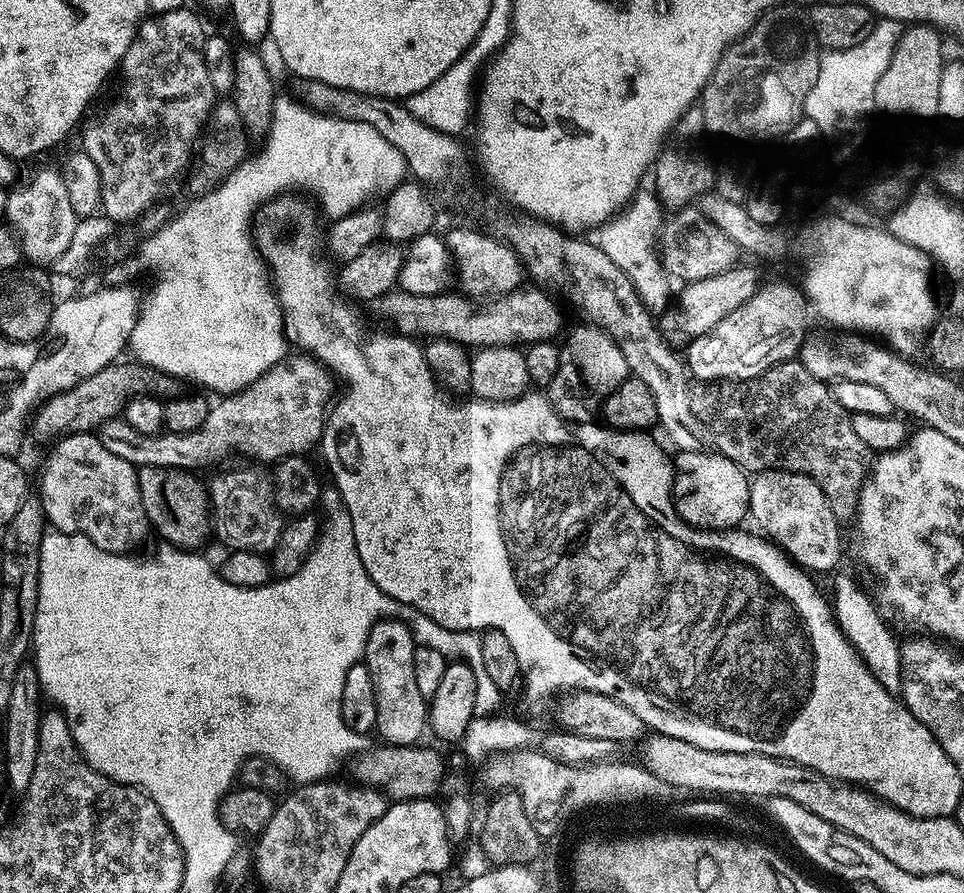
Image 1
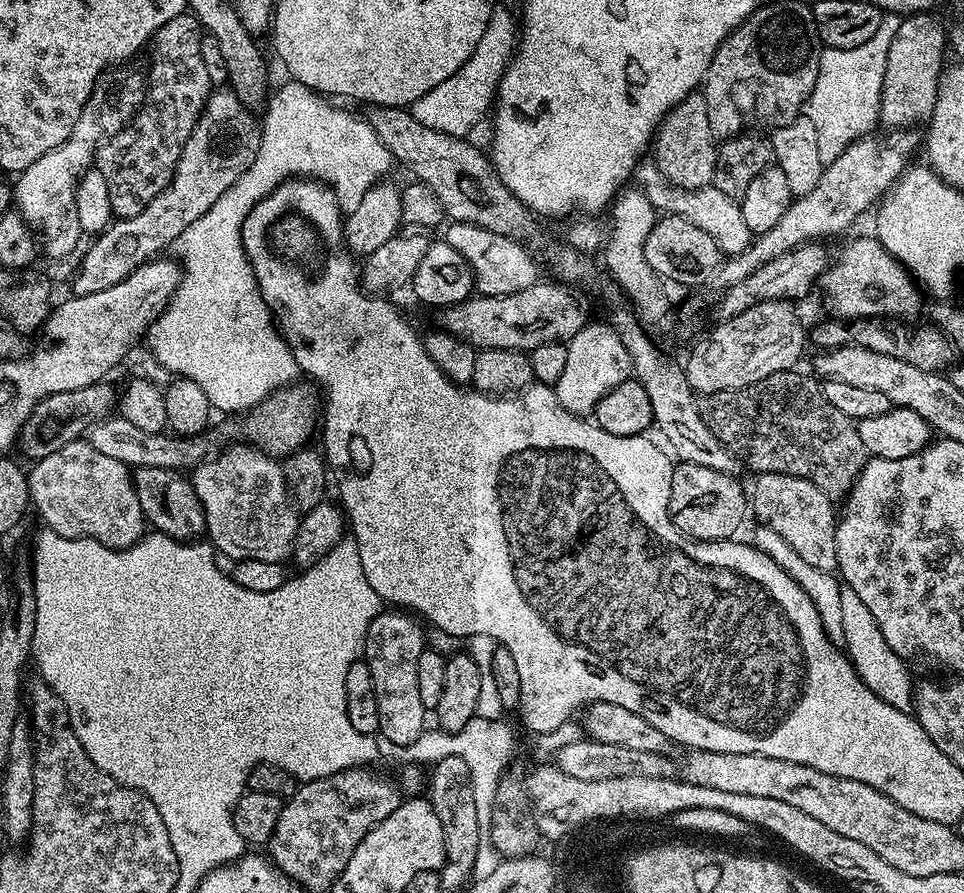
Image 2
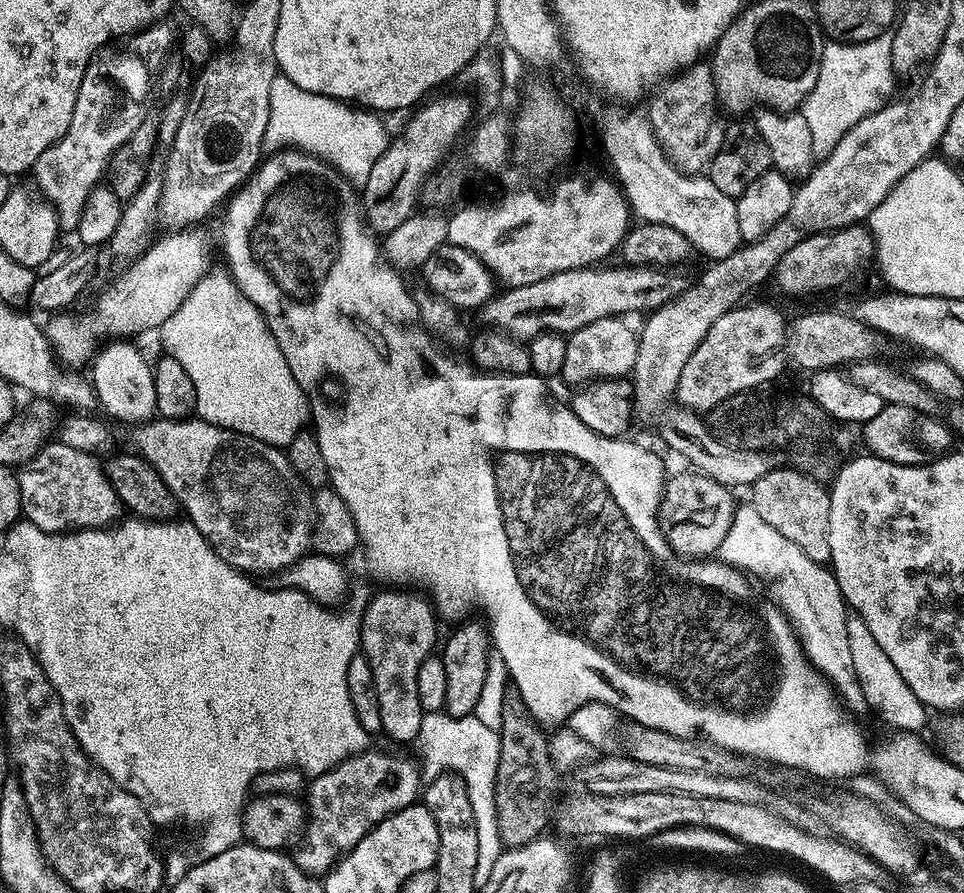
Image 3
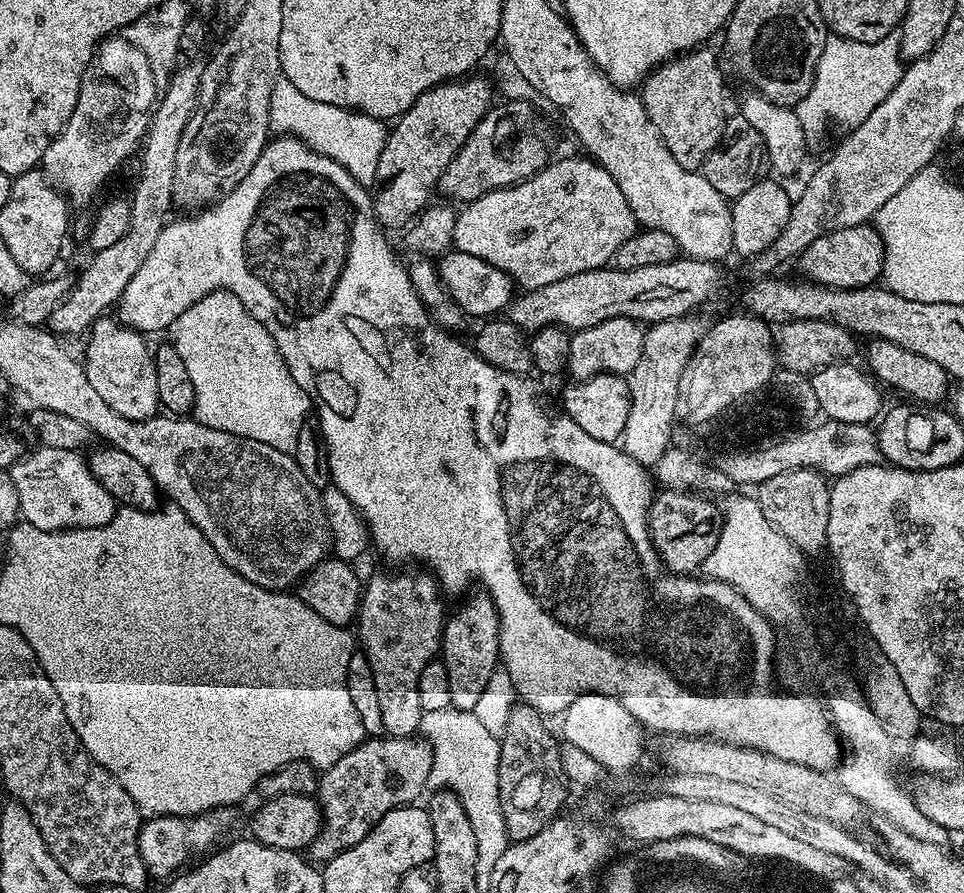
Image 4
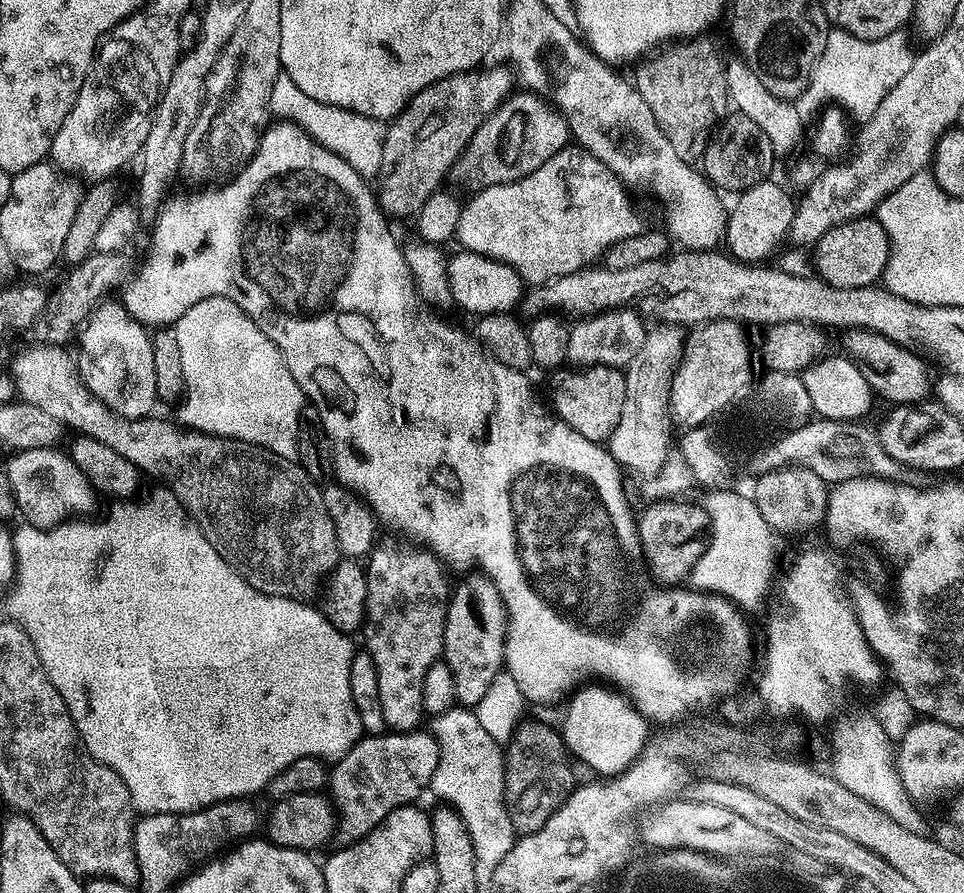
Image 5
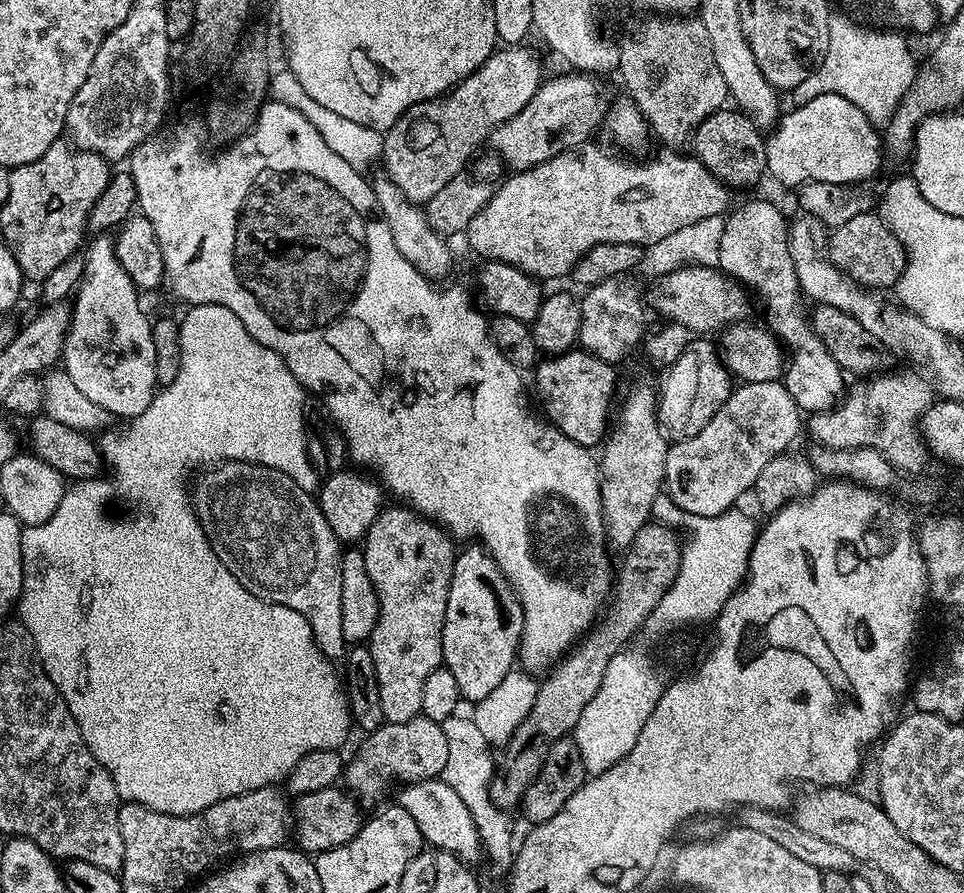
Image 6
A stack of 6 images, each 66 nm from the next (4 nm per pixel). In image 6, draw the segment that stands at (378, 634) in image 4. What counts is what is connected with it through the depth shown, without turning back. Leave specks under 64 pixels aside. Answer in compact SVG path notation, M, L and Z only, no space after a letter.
M407 506L395 507L385 507L378 514L362 541L366 574L370 574L374 594L378 594L378 622L366 641L366 647L370 650L370 658L374 658L378 699L382 701L382 714L389 724L410 722L410 718L421 715L426 678L443 665L442 626L446 622L446 598L450 594L452 571L458 555L457 549L452 549L453 537L441 525Z

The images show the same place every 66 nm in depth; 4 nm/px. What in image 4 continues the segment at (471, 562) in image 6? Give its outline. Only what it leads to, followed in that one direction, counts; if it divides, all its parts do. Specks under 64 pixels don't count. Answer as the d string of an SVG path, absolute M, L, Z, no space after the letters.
M476 590L473 596L463 597L464 605L456 613L447 617L442 641L442 659L446 675L450 677L450 702L458 711L475 713L481 707L484 695L497 675L501 663L500 654L500 615L492 597L483 590Z

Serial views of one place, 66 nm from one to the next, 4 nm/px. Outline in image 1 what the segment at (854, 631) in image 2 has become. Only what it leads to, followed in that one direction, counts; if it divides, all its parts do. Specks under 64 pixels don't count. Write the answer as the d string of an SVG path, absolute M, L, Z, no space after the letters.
M846 572L833 575L832 597L836 623L843 630L844 636L857 648L857 652L867 663L871 673L878 678L885 689L899 691L901 682L900 642L896 640L887 624L882 620L877 608L859 584Z

